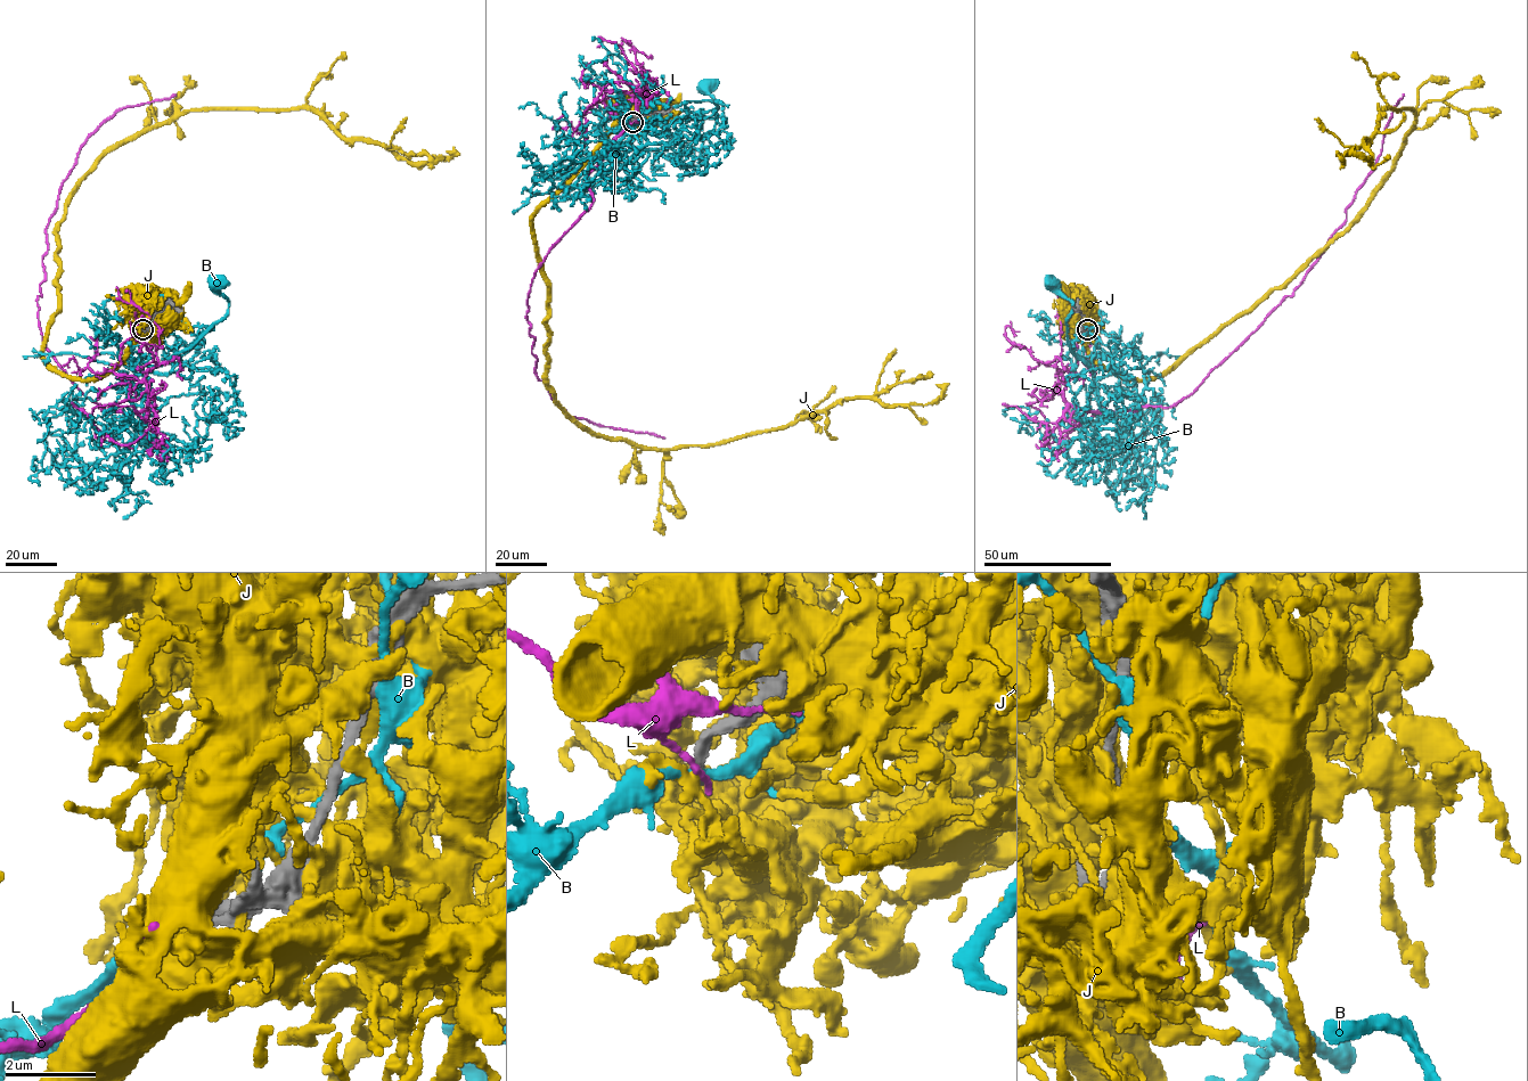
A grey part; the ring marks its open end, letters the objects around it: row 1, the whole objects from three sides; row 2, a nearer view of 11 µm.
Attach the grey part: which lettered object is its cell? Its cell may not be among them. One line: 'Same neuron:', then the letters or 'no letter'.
Same neuron: no letter

